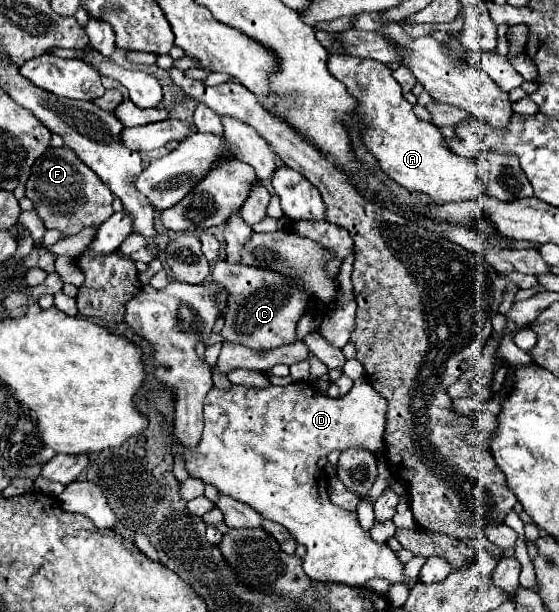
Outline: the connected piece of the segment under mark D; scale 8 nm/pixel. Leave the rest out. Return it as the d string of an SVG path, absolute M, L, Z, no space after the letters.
M356 379L350 393L340 399L322 395L306 381L290 383L286 387L270 385L266 389L232 385L232 389L222 391L212 387L204 401L204 433L198 449L190 451L180 445L180 451L186 459L190 475L202 479L204 483L212 483L220 493L254 507L262 517L284 525L296 543L306 547L302 569L310 579L334 581L350 587L364 587L372 579L410 583L404 575L404 563L398 561L396 553L386 543L376 543L370 533L360 527L356 513L336 507L326 493L326 479L316 479L316 475L326 475L318 467L320 457L348 447L366 447L376 453L384 445L386 407L388 401L366 379Z

